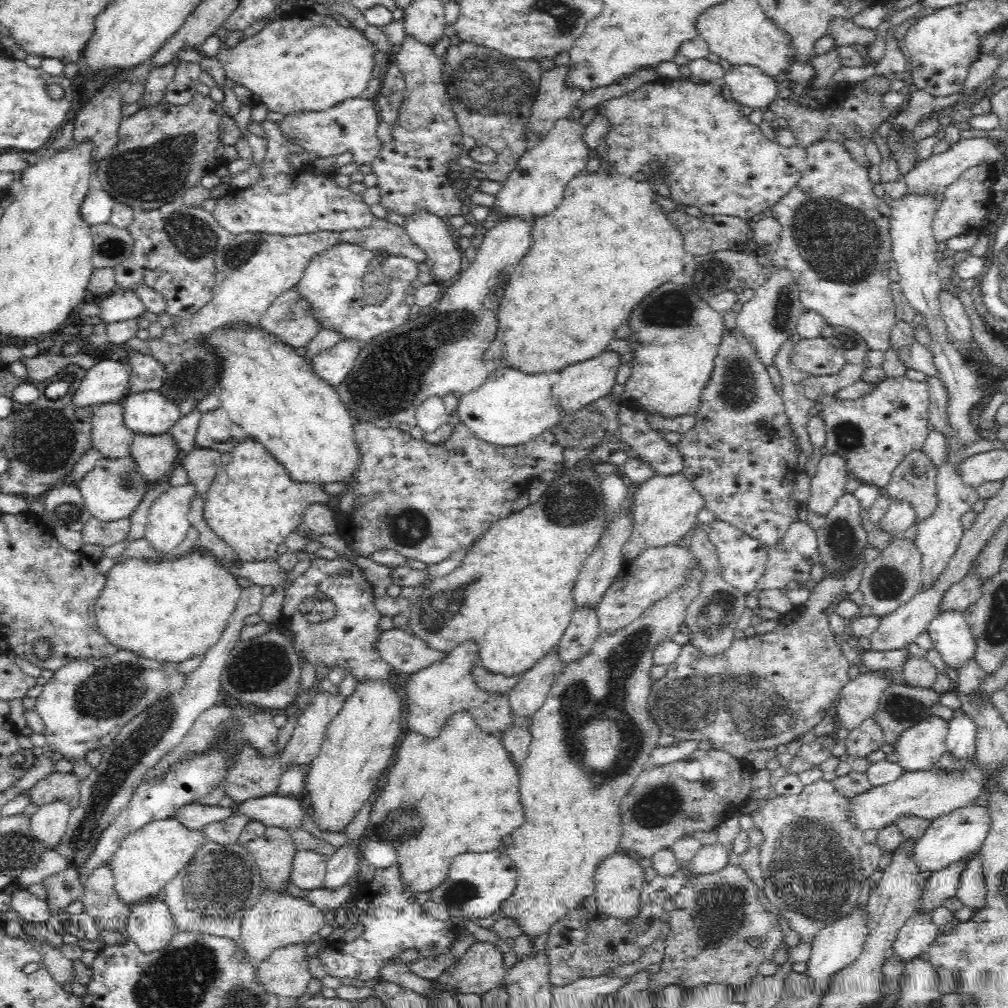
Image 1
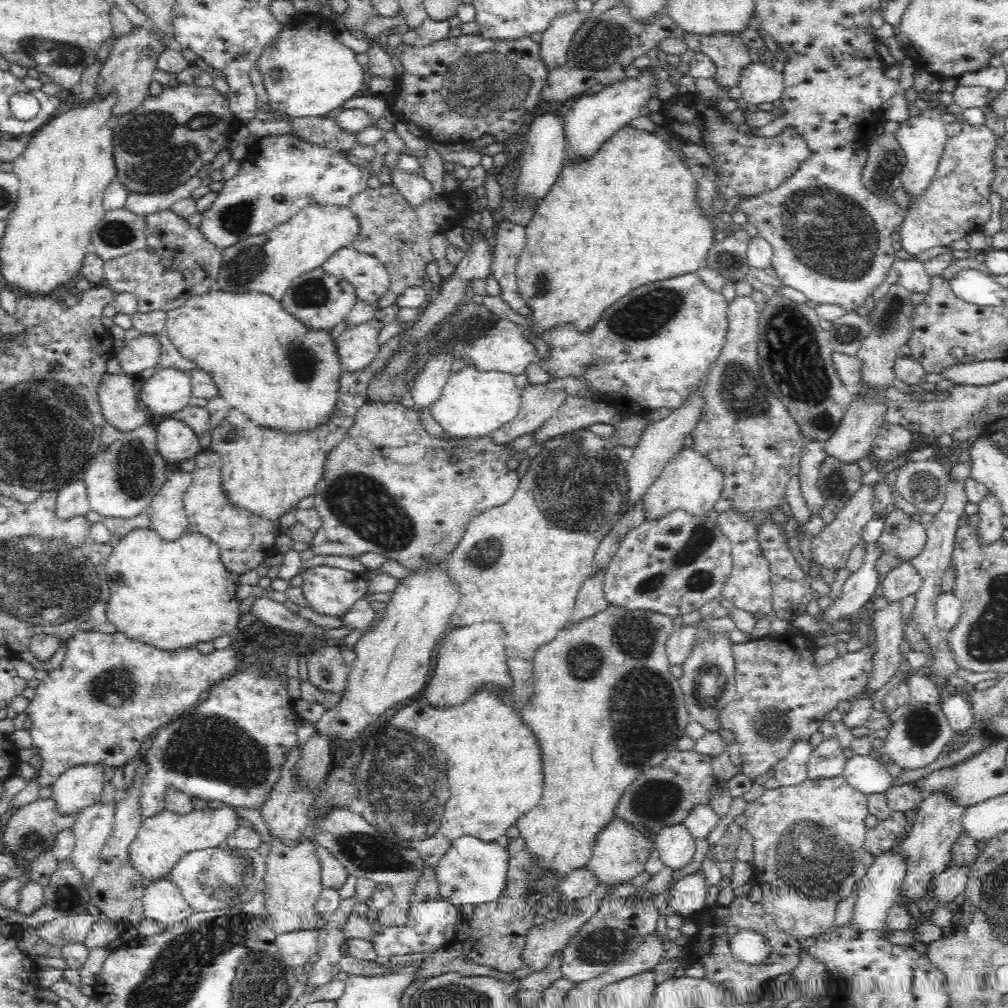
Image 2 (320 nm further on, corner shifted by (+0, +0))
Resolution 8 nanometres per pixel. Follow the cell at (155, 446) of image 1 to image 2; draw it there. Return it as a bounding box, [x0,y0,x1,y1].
[156,418,202,462]

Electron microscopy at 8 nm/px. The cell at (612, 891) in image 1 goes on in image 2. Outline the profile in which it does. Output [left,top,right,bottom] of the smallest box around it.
[585,815,654,885]

